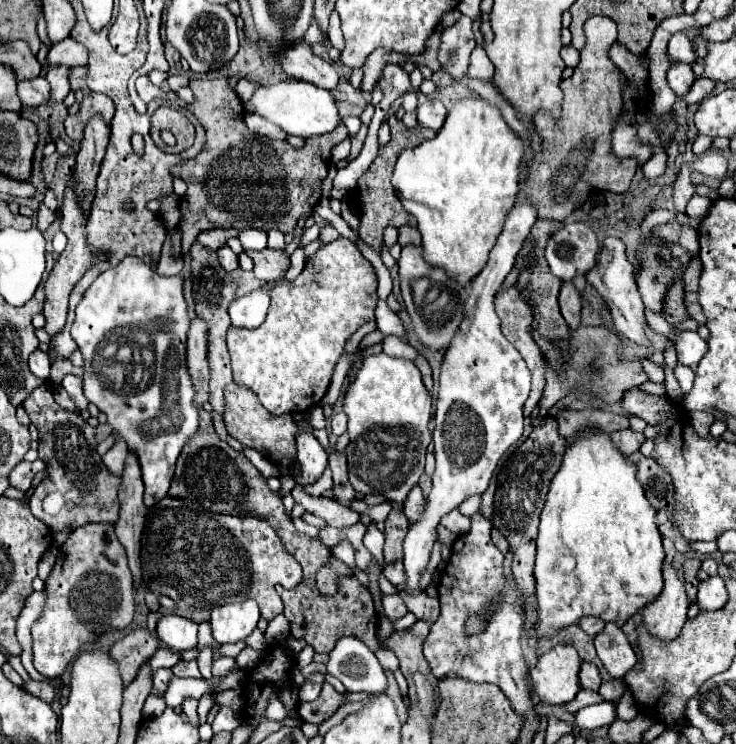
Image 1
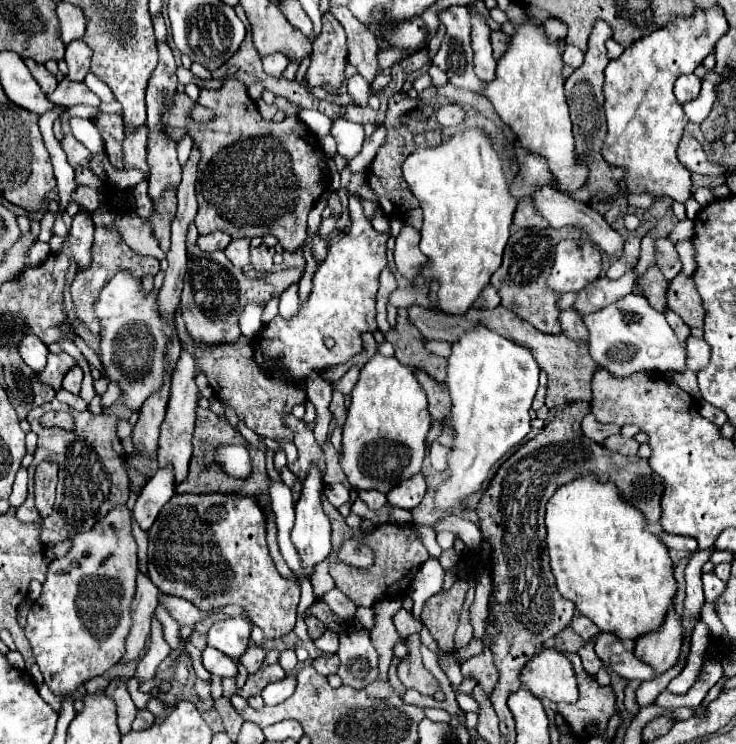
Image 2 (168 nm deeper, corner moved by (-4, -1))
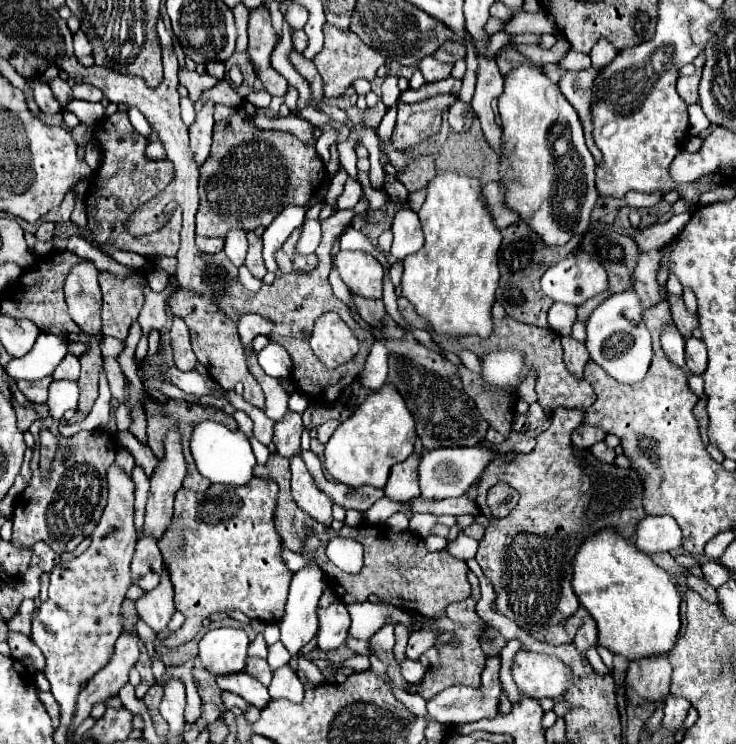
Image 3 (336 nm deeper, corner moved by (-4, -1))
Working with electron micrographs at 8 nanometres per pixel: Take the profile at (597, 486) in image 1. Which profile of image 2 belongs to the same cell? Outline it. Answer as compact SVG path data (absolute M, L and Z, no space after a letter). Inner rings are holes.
M594 475L576 479L560 487L546 507L548 549L550 565L562 597L570 599L580 613L594 621L600 633L612 633L618 639L638 639L658 631L666 619L668 609L674 605L678 583L672 575L672 561L666 545L646 529L646 521L638 511L626 507L614 491L614 483L600 483Z

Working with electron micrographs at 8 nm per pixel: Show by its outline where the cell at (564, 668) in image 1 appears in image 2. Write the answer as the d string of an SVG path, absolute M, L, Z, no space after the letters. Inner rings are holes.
M542 649L522 669L520 683L538 699L554 703L574 703L578 699L578 683L572 663L556 649Z

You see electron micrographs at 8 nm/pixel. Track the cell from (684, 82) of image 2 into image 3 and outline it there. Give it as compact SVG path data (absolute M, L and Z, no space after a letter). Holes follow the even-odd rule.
M692 75L692 77L680 77L678 79L678 95L690 105L690 103L698 103L698 75Z

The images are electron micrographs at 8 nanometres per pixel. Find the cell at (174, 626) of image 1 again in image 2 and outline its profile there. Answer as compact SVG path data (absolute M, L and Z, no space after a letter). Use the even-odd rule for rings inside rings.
M206 647L202 651L202 663L204 667L216 675L216 677L236 677L238 675L238 665L234 659L226 659L226 655L222 655L220 651L214 651L212 647Z

